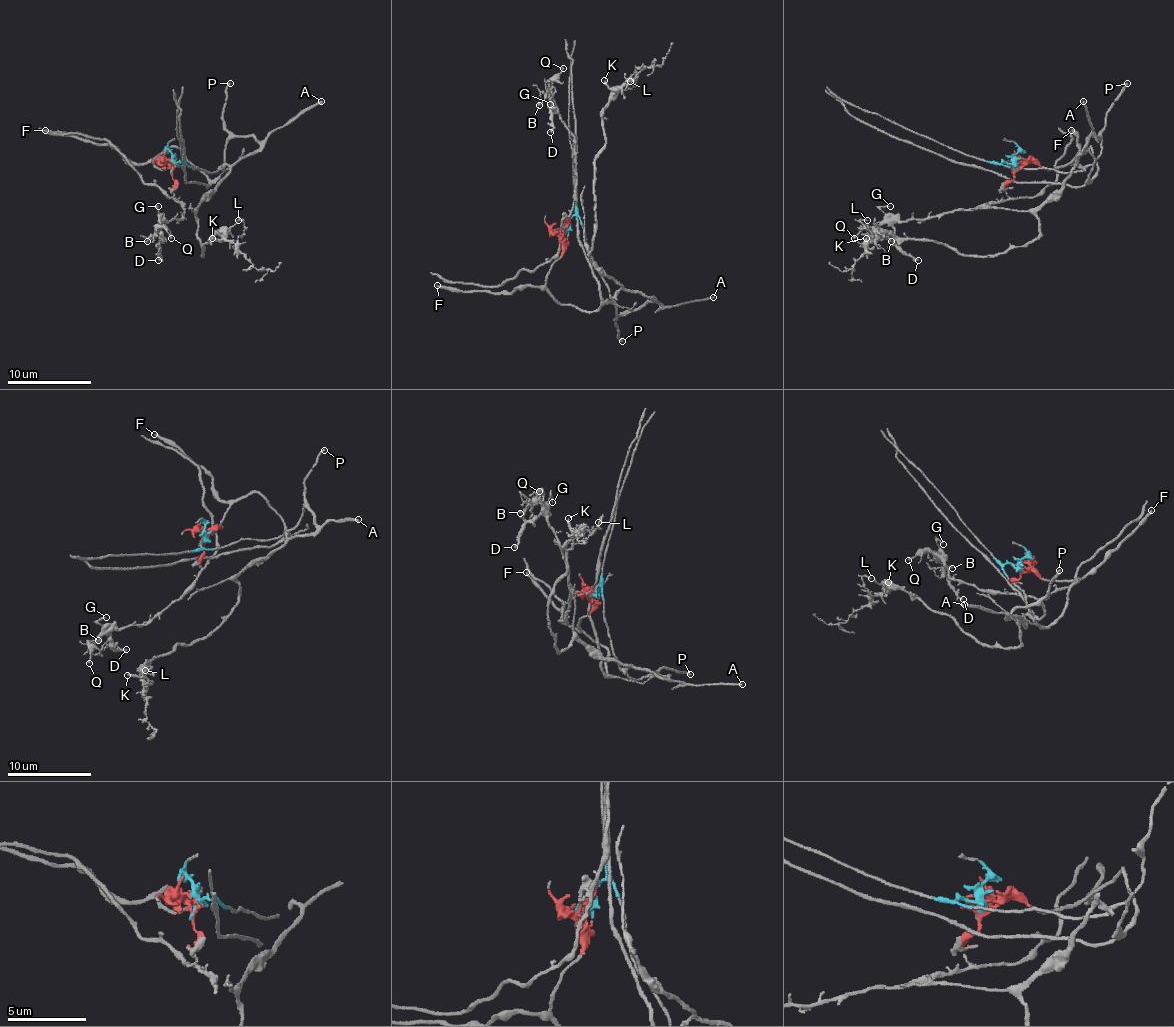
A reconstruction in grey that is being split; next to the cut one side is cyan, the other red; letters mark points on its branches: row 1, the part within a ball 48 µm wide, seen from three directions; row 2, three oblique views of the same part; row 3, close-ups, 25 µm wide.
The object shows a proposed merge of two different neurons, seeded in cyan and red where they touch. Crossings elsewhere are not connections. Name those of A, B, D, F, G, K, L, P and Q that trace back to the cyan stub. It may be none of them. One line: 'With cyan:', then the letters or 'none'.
With cyan: A, K, L, P

